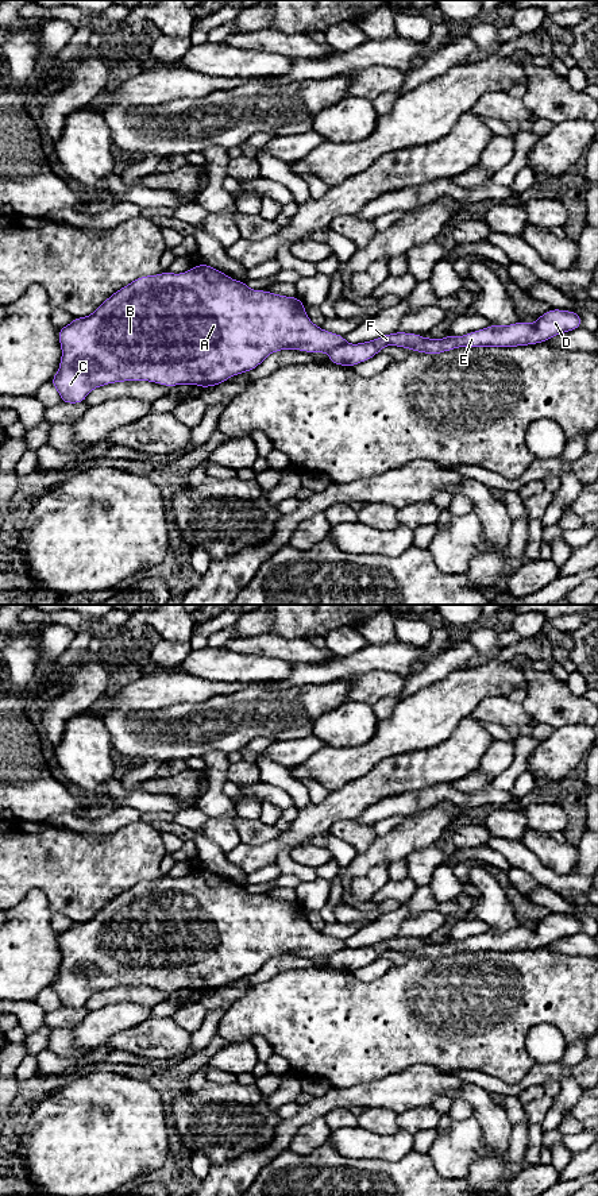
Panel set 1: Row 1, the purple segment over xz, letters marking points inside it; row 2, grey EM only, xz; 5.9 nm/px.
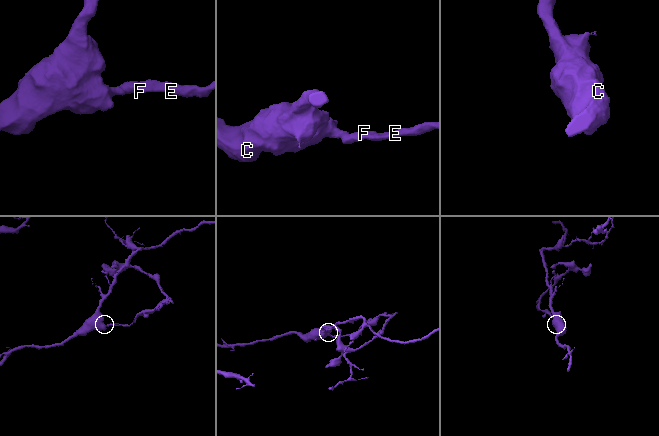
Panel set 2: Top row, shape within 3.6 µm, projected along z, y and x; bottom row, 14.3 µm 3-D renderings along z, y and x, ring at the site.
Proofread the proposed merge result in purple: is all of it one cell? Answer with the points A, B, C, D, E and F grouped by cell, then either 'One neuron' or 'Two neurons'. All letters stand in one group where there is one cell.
Groups: A B C / D E F. Two neurons

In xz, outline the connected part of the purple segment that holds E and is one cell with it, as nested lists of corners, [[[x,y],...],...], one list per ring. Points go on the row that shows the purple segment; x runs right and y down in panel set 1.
[[[551,309],[533,323],[518,321],[512,325],[493,324],[463,336],[447,335],[444,339],[424,339],[418,333],[394,332],[371,342],[342,344],[329,352],[328,360],[352,367],[375,356],[386,346],[409,348],[416,352],[437,355],[459,347],[520,347],[548,342],[551,337],[582,327],[580,315],[571,310]]]

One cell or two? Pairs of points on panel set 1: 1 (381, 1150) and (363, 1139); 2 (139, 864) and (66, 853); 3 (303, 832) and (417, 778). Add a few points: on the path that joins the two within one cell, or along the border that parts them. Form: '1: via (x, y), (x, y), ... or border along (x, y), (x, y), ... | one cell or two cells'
1: via (377, 1146), (367, 1144) | one cell
2: via (122, 864), (84, 864) | one cell
3: via (331, 810), (378, 783), (389, 782) | one cell

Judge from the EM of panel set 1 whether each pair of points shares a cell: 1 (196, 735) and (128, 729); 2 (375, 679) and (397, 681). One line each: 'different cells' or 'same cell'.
1: same cell
2: same cell

